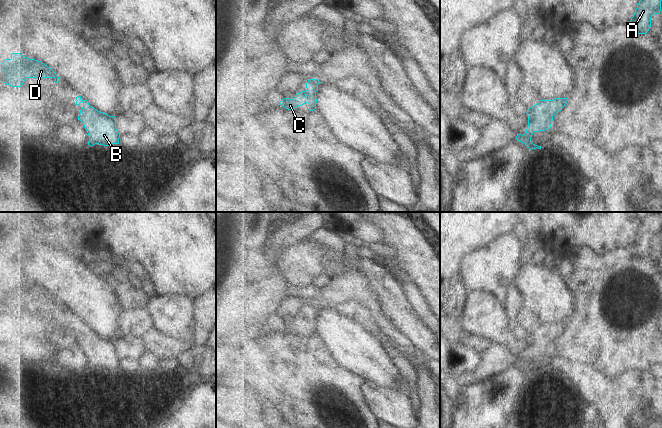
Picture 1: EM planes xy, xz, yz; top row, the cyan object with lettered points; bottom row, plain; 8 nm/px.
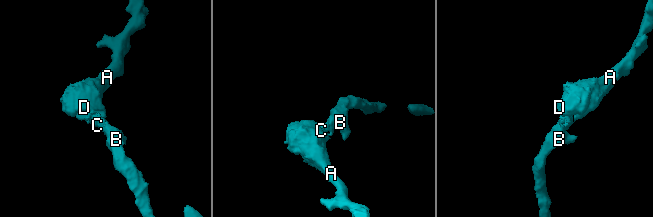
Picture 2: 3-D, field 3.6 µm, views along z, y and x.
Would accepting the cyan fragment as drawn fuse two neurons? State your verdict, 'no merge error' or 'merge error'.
no merge error

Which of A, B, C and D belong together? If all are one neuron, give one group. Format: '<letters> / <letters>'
A B C D

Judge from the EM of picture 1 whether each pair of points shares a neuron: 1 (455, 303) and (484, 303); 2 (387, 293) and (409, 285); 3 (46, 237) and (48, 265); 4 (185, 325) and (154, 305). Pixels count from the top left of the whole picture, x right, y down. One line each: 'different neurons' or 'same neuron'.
1: different neurons
2: different neurons
3: different neurons
4: same neuron

